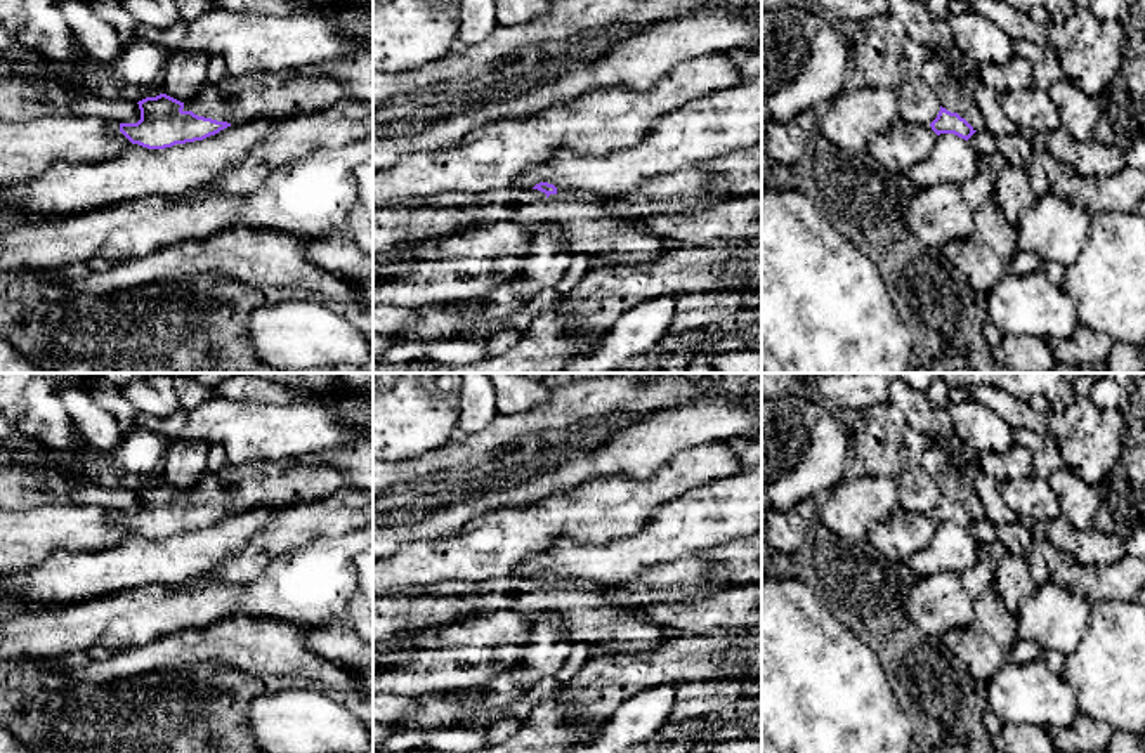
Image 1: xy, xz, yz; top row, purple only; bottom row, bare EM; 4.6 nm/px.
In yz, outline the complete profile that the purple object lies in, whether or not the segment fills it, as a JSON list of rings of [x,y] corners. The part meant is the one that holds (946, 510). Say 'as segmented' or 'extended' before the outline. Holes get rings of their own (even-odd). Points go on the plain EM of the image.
extended | [[[947,463],[935,481],[940,489],[940,500],[930,515],[937,524],[954,522],[968,529],[975,521],[985,517],[977,491],[958,467]]]

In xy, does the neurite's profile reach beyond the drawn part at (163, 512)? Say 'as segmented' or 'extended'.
extended

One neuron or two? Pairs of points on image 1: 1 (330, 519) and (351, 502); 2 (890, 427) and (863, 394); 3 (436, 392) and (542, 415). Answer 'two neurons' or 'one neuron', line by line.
1: one neuron
2: two neurons
3: two neurons

